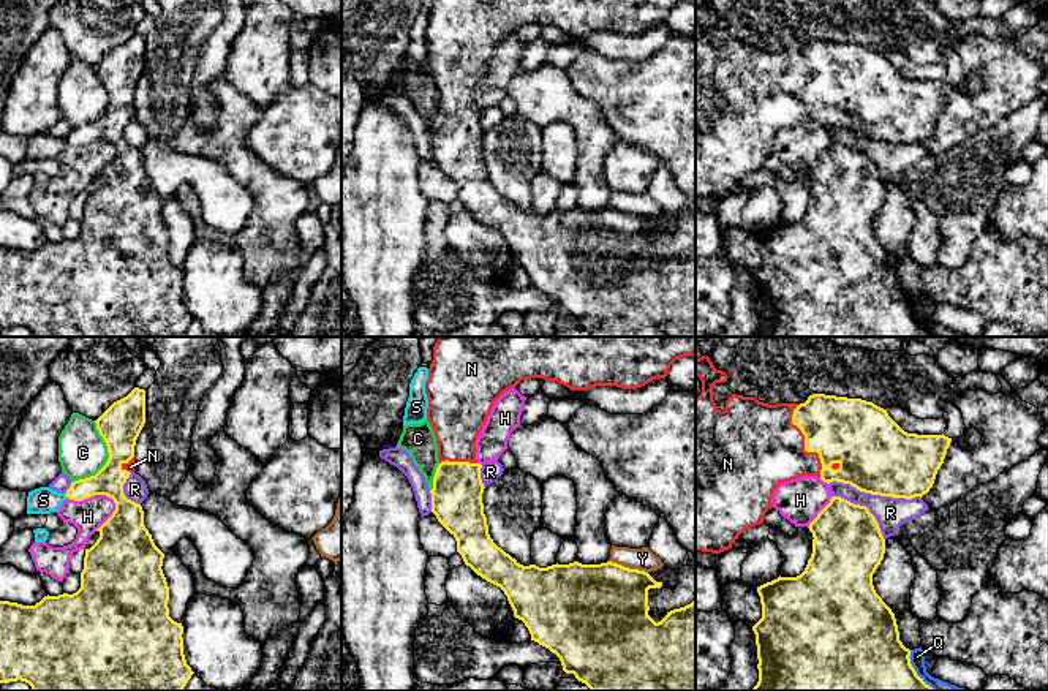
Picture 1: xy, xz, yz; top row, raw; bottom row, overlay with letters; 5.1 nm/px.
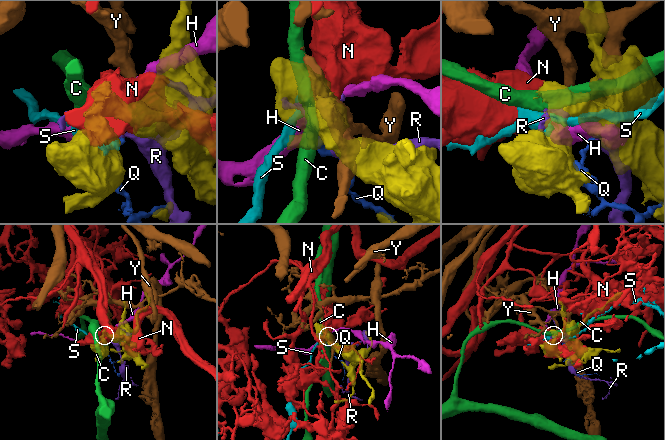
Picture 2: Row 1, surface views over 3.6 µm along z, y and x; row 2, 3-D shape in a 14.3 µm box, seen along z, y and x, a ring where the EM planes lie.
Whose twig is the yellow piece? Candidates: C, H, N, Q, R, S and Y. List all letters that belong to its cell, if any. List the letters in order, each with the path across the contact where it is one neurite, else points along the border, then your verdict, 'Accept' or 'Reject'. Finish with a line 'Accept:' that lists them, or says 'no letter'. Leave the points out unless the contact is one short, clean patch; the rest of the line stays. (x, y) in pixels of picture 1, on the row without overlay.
C: Reject
H: Reject
N: Accept
Q: Reject
R: Reject
S: Reject
Y: Boundary: xz (609, 206), (647, 219). Reject
Accept: N

